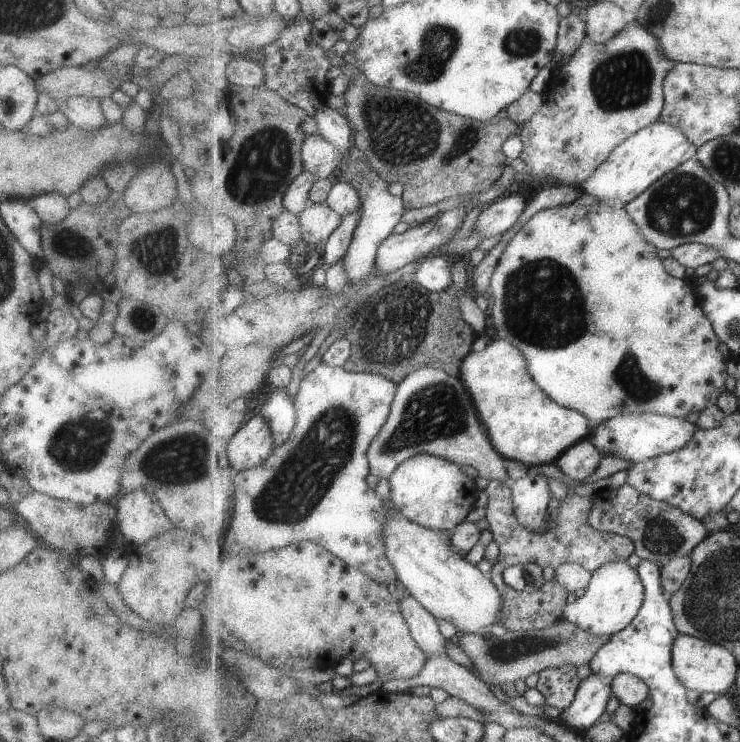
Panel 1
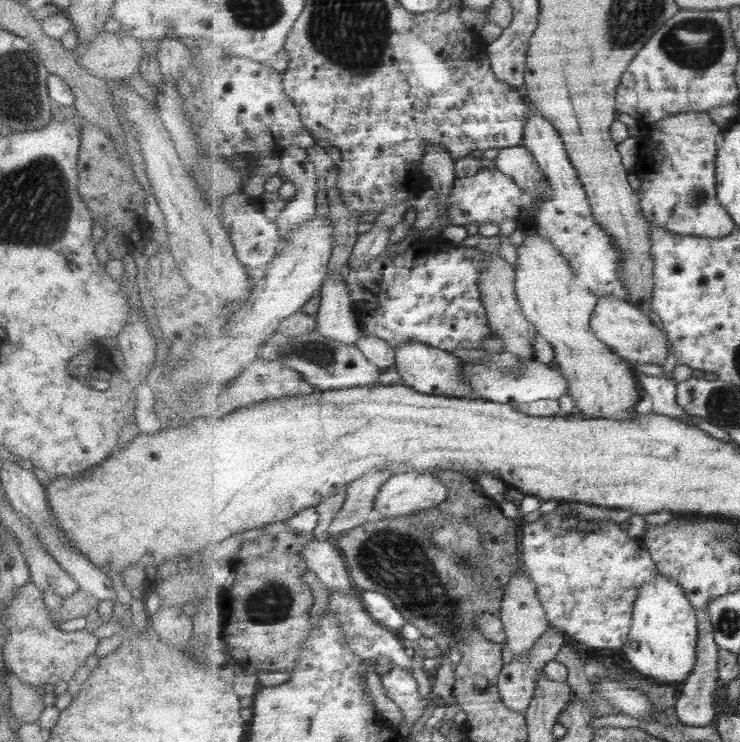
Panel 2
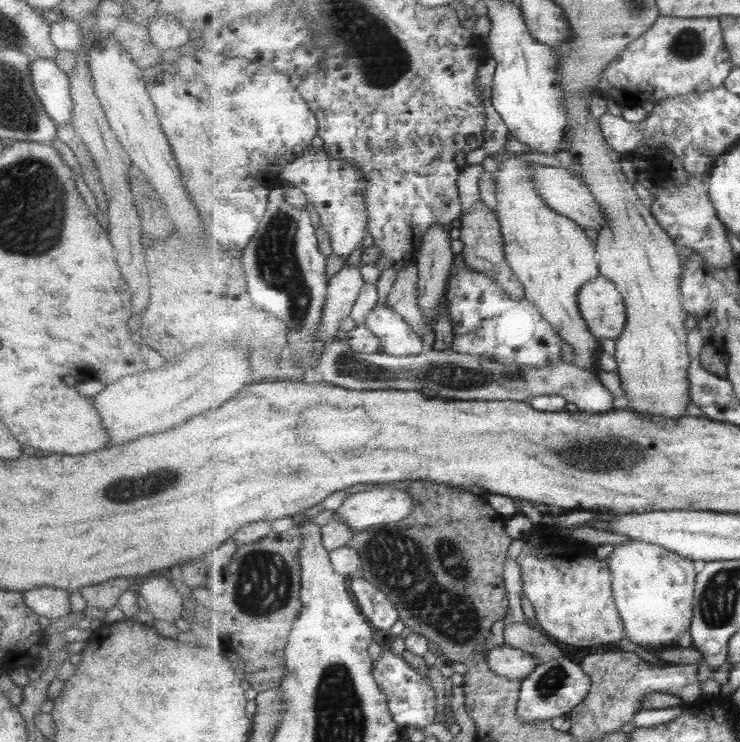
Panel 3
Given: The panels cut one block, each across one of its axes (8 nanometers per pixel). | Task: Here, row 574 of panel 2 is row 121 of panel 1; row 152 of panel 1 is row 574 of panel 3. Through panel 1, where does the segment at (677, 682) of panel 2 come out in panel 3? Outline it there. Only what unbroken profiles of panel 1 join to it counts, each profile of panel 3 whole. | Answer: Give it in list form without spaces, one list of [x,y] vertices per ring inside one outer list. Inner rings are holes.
[[[637,539],[614,546],[607,559],[611,562],[612,589],[617,608],[625,621],[626,638],[651,653],[677,647],[676,638],[680,638],[685,631],[690,632],[694,615],[696,574],[693,561],[667,550],[664,546]]]

